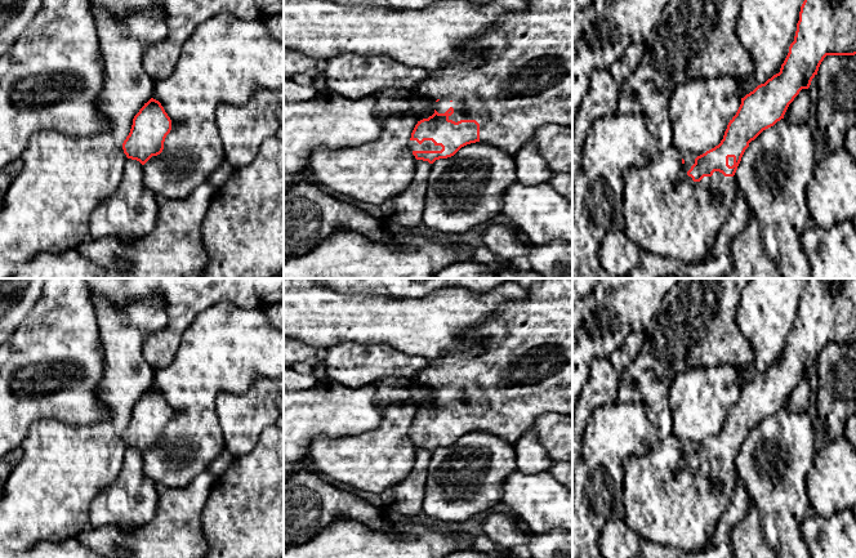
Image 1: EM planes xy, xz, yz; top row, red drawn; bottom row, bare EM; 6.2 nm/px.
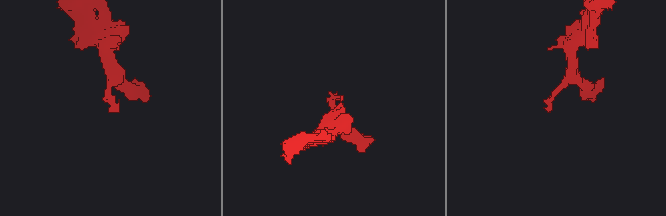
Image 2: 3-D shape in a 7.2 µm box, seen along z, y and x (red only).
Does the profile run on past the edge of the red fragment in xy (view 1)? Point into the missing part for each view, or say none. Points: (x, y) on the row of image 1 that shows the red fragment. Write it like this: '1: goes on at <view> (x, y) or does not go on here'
1: does not go on here

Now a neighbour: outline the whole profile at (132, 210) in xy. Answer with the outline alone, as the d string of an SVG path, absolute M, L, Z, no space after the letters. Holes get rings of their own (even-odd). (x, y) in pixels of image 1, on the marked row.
M128 159L119 188L93 213L89 220L89 237L119 237L129 244L151 232L159 220L159 200L144 187L143 165Z

